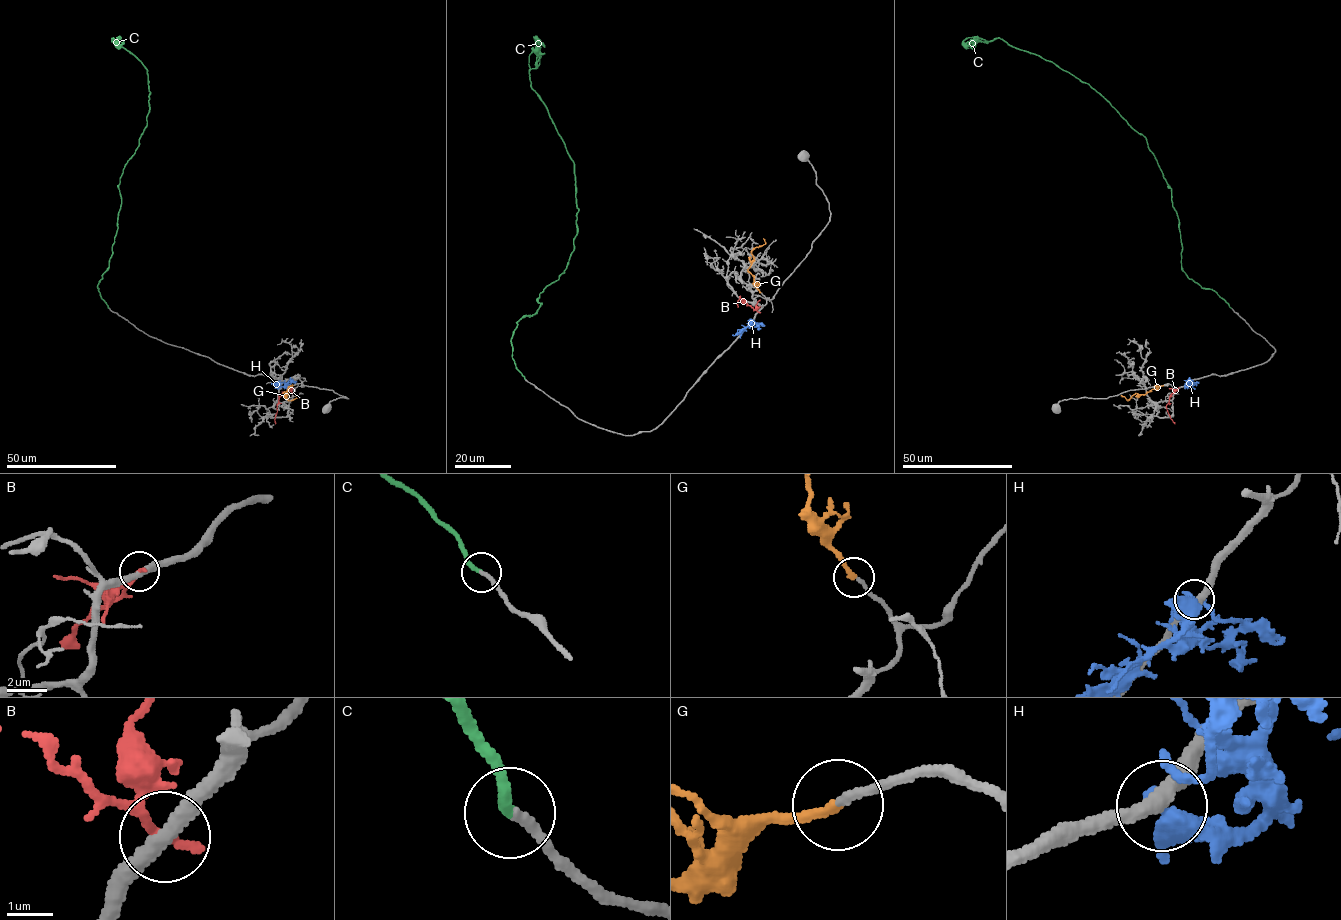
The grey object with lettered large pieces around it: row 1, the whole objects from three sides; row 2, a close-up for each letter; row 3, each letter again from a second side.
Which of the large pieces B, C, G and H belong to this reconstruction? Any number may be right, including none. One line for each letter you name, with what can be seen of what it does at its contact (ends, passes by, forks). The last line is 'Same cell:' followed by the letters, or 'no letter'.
C: it ends there
G: it ends there
Same cell: C, G

